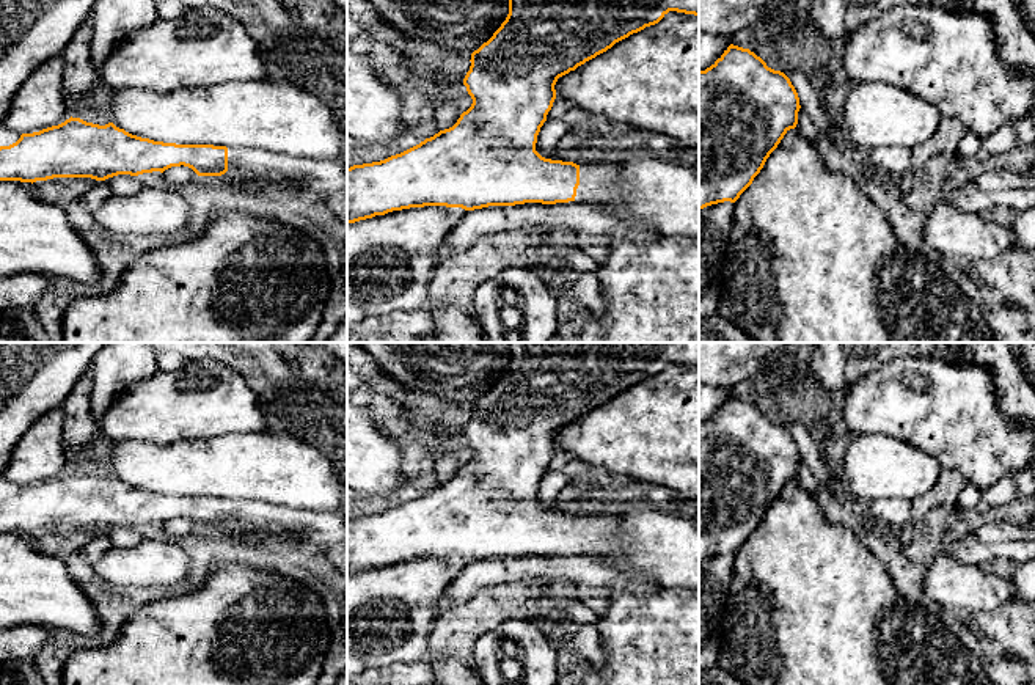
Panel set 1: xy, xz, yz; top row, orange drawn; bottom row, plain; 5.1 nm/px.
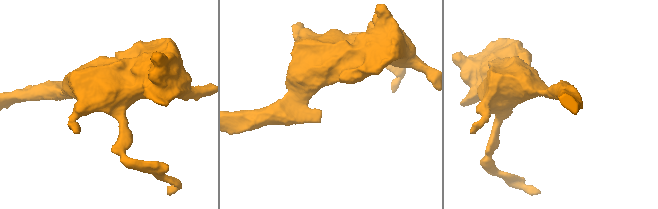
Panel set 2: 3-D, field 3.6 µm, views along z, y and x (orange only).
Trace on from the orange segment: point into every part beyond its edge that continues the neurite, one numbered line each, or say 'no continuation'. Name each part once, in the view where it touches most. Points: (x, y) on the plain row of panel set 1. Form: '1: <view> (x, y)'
1: xz (599, 531)

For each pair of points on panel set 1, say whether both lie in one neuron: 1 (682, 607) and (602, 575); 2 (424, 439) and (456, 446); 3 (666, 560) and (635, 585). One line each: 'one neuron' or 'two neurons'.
1: two neurons
2: one neuron
3: two neurons

